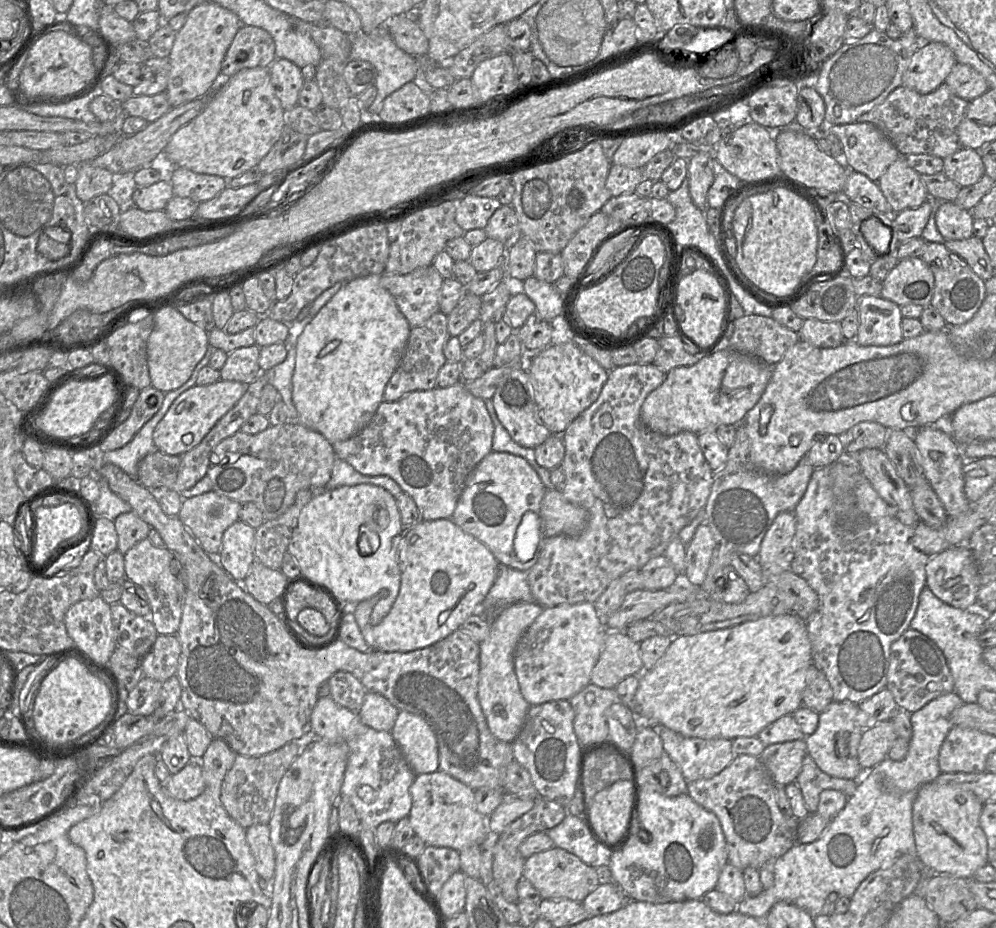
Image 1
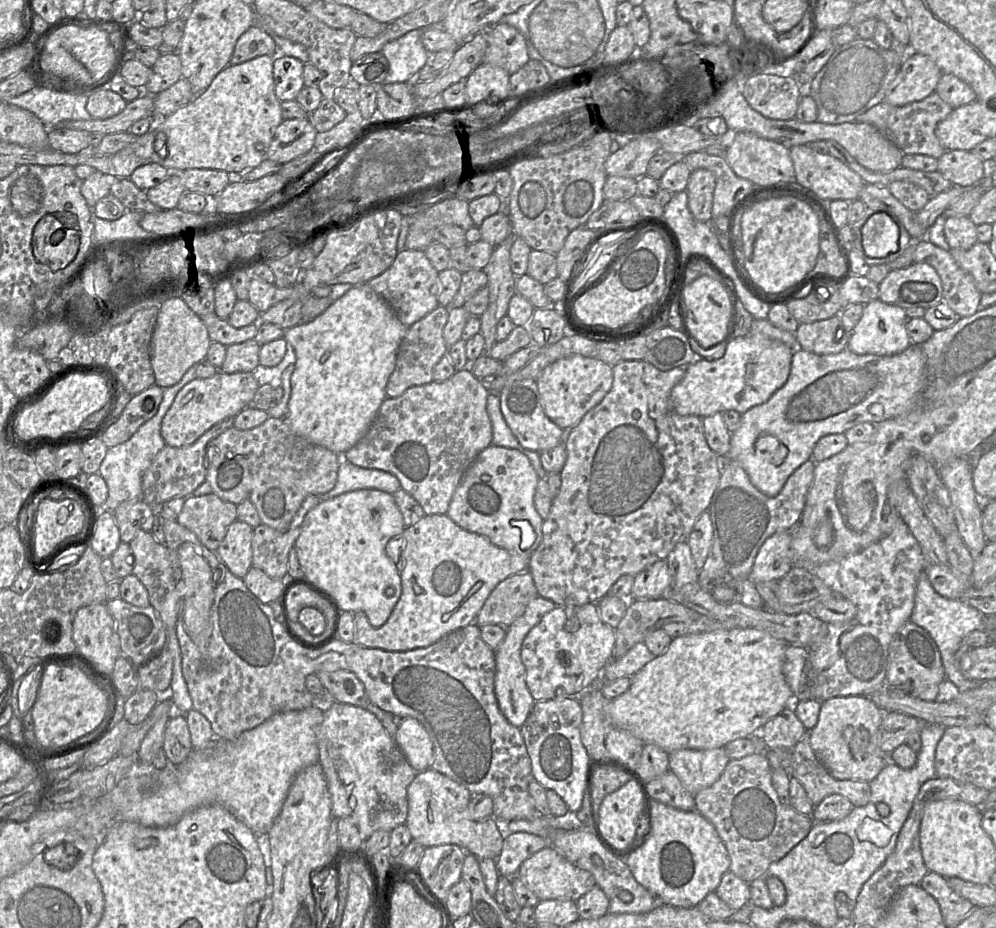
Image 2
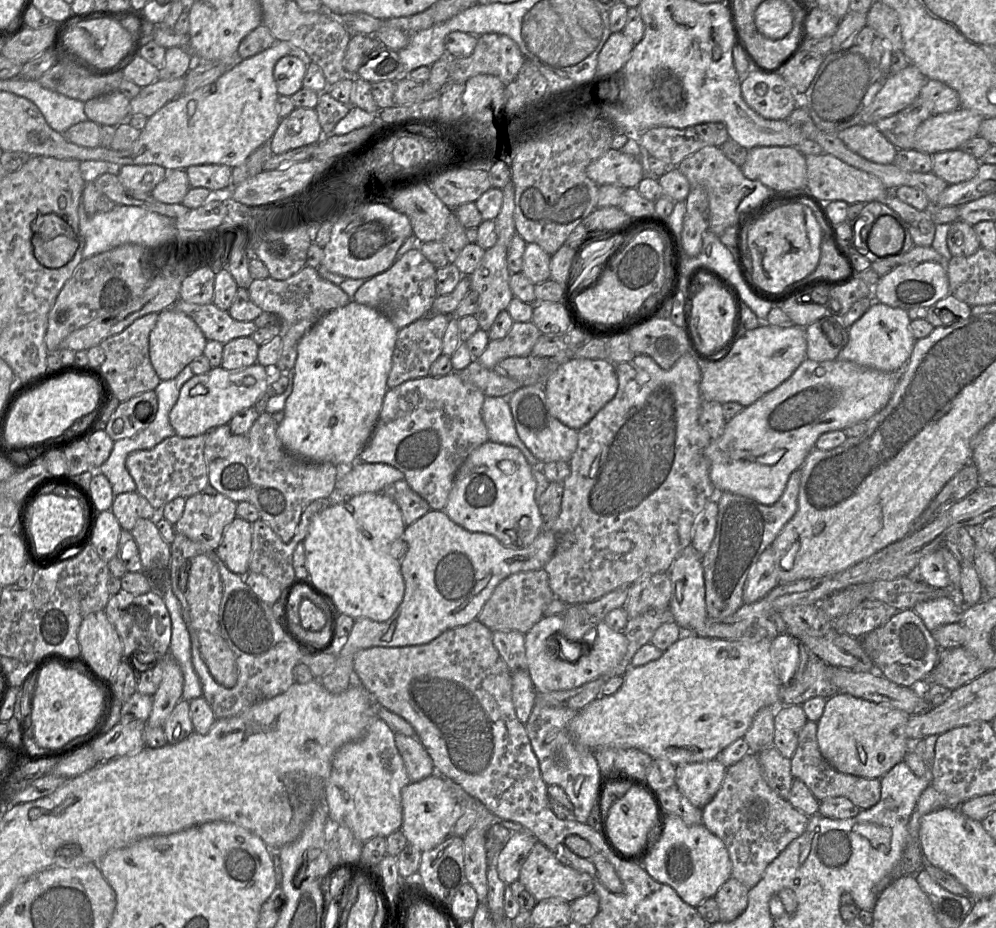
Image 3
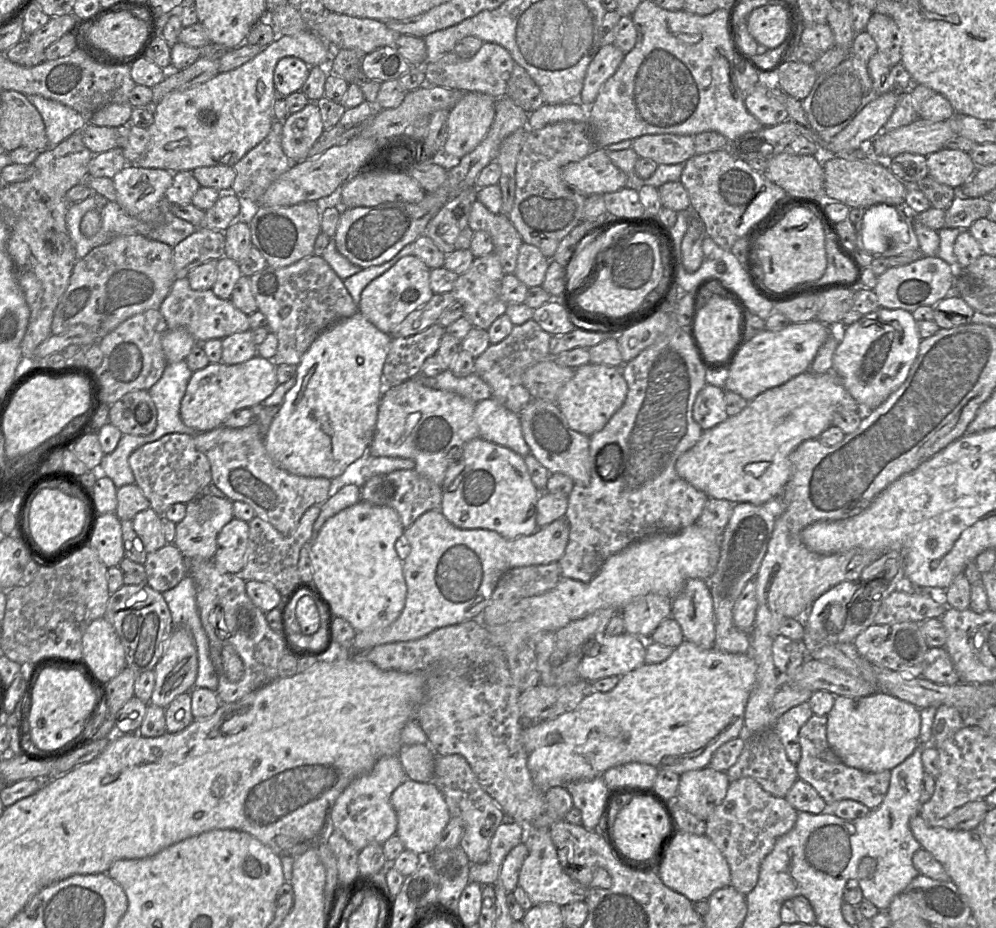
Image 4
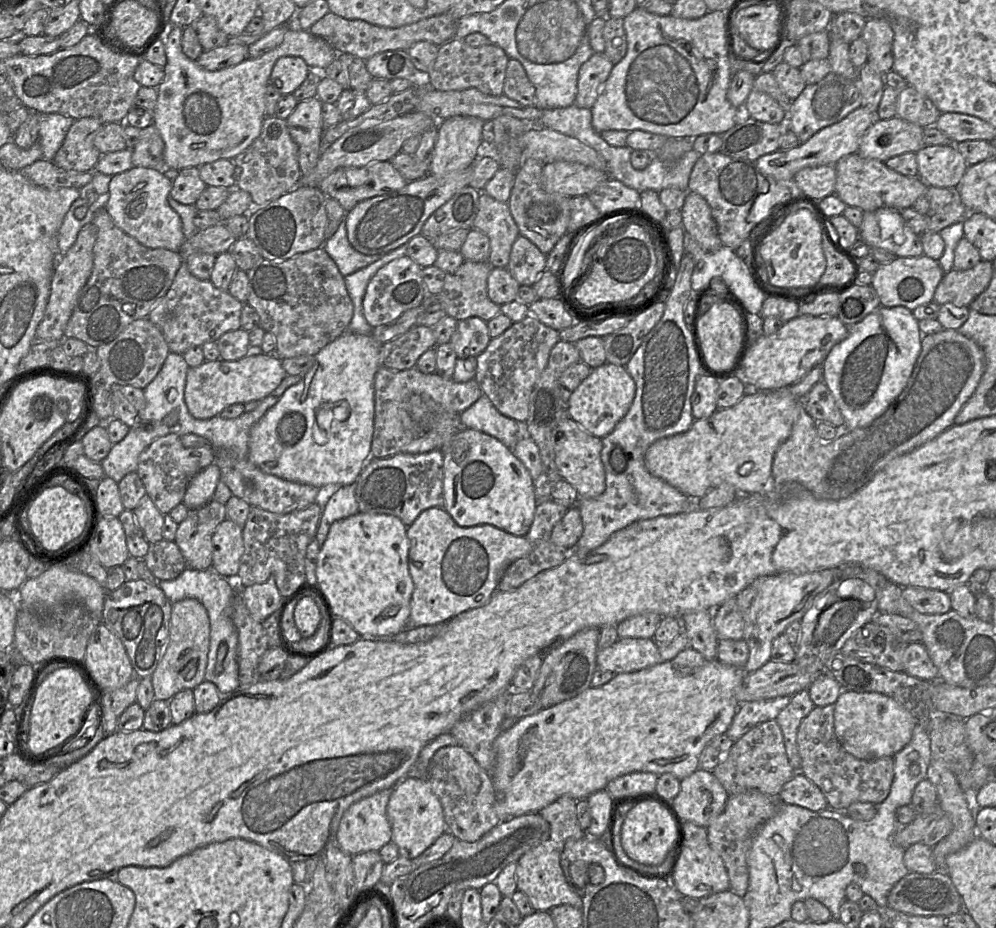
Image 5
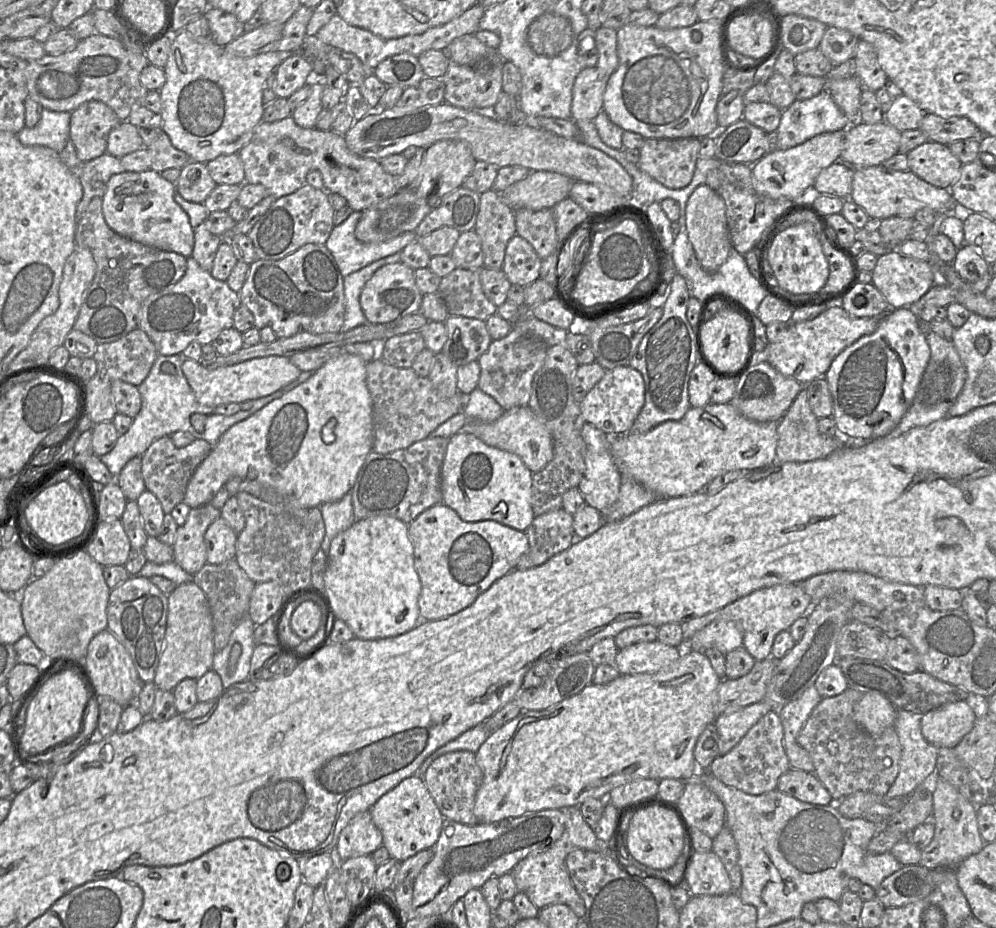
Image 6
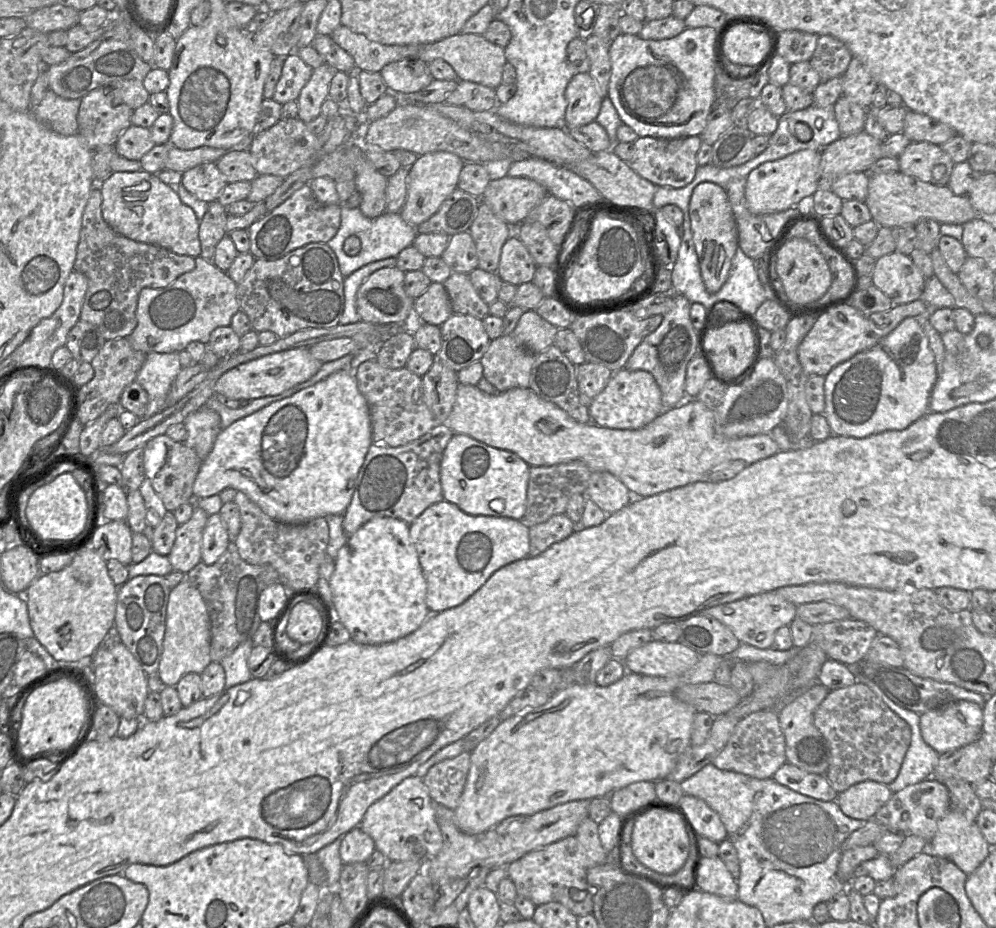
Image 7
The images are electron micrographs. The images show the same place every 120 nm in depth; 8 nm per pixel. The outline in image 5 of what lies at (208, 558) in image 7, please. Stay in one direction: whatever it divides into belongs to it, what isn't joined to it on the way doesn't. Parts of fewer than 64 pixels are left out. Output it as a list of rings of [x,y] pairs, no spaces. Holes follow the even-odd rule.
[[[225,519],[212,536],[212,569],[226,579],[236,579],[244,553],[243,527]]]

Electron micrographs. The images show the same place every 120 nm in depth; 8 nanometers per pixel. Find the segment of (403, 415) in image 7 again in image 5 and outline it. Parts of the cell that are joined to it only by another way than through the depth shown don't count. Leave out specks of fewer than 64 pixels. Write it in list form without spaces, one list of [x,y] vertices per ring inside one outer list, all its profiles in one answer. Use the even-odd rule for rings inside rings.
[[[380,366],[375,375],[375,416],[371,454],[374,458],[384,459],[401,452],[401,448],[419,438],[422,430],[408,413],[408,399],[414,395],[427,395],[439,406],[439,410],[449,414],[461,414],[472,406],[483,392],[477,381],[456,382],[438,373],[425,374],[416,367],[408,370],[390,370]]]

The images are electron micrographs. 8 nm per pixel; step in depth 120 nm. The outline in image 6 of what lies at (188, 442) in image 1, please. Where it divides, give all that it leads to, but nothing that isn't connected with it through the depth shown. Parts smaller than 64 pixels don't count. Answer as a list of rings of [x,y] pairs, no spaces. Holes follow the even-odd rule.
[[[267,356],[238,364],[208,369],[202,361],[184,359],[182,371],[196,400],[203,406],[216,408],[229,403],[244,403],[268,396],[296,380],[302,371],[286,356]]]

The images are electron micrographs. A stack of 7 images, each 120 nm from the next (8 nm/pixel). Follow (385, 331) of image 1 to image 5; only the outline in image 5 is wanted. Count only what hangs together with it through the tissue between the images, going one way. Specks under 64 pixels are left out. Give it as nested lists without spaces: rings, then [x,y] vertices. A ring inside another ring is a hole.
[[[344,332],[313,356],[314,364],[301,380],[283,393],[278,402],[251,428],[248,460],[262,472],[317,488],[357,481],[362,463],[370,455],[374,433],[375,375],[382,365],[383,344],[372,335]]]

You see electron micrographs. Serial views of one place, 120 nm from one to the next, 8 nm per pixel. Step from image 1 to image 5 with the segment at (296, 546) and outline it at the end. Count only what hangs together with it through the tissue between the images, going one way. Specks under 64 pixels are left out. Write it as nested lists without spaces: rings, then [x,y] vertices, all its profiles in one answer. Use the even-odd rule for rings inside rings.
[[[358,512],[330,526],[317,557],[317,583],[328,597],[336,618],[345,620],[361,637],[391,638],[407,628],[414,583],[409,573],[407,526],[396,516]]]

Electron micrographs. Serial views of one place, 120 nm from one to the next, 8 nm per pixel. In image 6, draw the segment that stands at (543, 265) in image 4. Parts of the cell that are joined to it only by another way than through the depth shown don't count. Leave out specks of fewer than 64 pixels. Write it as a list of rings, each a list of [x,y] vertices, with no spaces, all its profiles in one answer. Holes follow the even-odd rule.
[[[515,234],[506,246],[502,270],[511,284],[526,287],[540,278],[541,262],[533,246]]]

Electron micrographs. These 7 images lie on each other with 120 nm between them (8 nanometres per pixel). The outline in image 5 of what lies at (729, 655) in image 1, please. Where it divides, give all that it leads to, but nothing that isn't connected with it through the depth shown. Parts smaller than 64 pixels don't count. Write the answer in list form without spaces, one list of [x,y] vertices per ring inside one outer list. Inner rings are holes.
[[[688,646],[669,661],[635,672],[615,674],[608,683],[600,687],[590,686],[576,697],[543,708],[533,715],[519,719],[516,724],[502,731],[494,741],[496,762],[491,771],[491,779],[496,793],[495,811],[501,821],[508,821],[517,816],[538,812],[562,796],[570,796],[576,800],[587,799],[596,791],[606,789],[614,778],[632,772],[652,772],[657,775],[671,773],[682,780],[699,767],[699,757],[705,746],[716,736],[726,733],[738,710],[740,703],[735,697],[735,689],[745,676],[744,668],[737,668],[721,663],[718,659],[707,659],[698,651]]]

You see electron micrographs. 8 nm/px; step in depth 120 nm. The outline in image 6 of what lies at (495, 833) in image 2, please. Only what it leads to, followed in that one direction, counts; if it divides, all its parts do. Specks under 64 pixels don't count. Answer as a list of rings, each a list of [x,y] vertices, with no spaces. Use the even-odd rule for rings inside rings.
[[[420,774],[402,780],[385,793],[369,811],[374,824],[382,833],[382,845],[391,858],[400,862],[422,850],[434,848],[443,826],[443,815]]]

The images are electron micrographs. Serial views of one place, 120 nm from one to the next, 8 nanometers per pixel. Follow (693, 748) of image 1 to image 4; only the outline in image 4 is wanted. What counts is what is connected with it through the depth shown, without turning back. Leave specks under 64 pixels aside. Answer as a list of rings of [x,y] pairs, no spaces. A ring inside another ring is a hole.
[[[710,766],[689,770],[680,775],[674,800],[686,811],[706,821],[724,800],[729,784],[725,771]]]

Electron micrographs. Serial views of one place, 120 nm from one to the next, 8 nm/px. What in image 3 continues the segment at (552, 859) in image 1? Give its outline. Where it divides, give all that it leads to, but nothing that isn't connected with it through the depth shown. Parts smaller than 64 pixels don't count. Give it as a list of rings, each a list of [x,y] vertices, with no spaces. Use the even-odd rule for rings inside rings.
[[[537,841],[523,863],[518,880],[536,901],[563,899],[572,902],[594,890],[593,879],[586,873],[563,864],[552,851]]]

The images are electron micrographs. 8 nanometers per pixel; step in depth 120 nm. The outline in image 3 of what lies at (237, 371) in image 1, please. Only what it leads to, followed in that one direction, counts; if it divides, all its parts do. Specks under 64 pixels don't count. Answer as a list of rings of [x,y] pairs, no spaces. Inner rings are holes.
[[[252,337],[231,340],[223,347],[221,367],[226,370],[237,370],[257,363],[259,347]]]

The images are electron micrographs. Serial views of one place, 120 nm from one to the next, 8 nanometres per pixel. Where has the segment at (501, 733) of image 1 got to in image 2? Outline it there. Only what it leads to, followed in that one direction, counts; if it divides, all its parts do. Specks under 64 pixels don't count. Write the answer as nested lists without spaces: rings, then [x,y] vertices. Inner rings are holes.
[[[537,596],[528,604],[524,614],[509,627],[506,627],[506,636],[501,645],[495,650],[495,696],[499,709],[504,717],[511,725],[517,728],[520,728],[525,723],[536,702],[526,684],[526,671],[521,660],[522,643],[529,631],[536,626],[547,613],[556,607],[557,605],[551,600]]]

